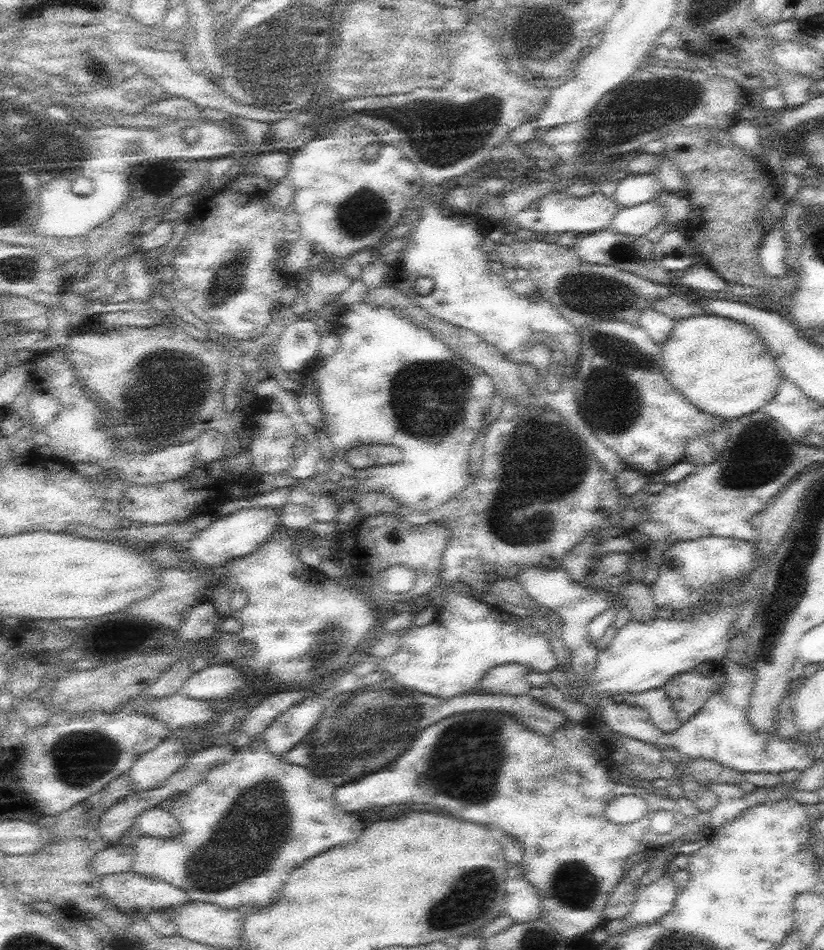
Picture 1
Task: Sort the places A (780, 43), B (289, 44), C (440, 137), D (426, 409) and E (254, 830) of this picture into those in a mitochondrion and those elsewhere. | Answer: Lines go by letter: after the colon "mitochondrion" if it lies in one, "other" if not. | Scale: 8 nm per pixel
A: other
B: mitochondrion
C: mitochondrion
D: mitochondrion
E: mitochondrion

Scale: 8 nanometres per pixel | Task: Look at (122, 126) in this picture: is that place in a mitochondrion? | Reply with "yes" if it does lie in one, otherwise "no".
no

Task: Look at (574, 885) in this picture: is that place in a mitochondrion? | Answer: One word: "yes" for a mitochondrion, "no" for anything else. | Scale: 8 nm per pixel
yes

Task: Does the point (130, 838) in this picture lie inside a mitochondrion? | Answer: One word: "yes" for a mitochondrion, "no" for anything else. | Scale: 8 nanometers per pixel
no

